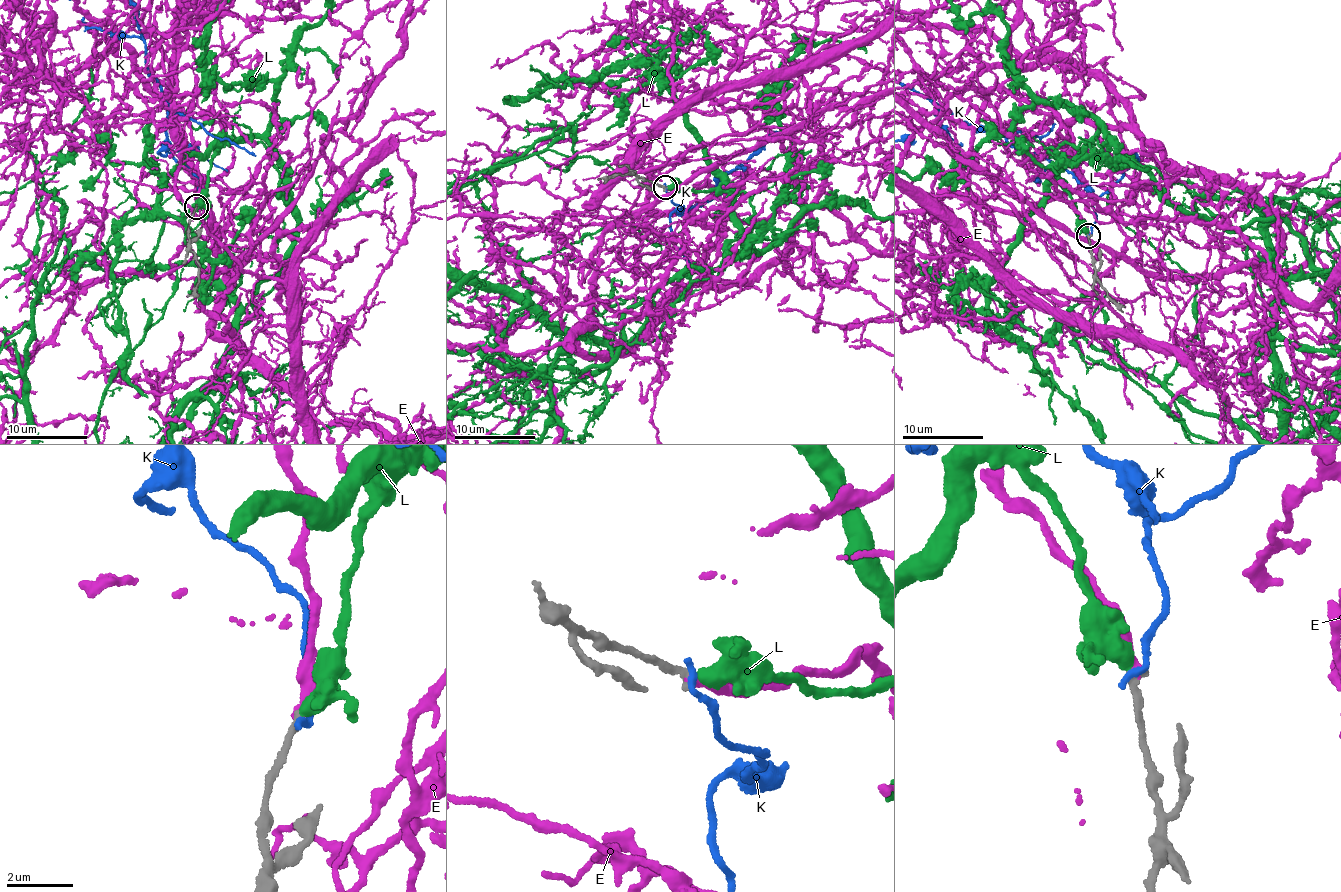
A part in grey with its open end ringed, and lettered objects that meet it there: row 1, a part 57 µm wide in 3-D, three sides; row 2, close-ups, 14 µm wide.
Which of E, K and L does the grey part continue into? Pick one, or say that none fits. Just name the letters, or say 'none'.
E

